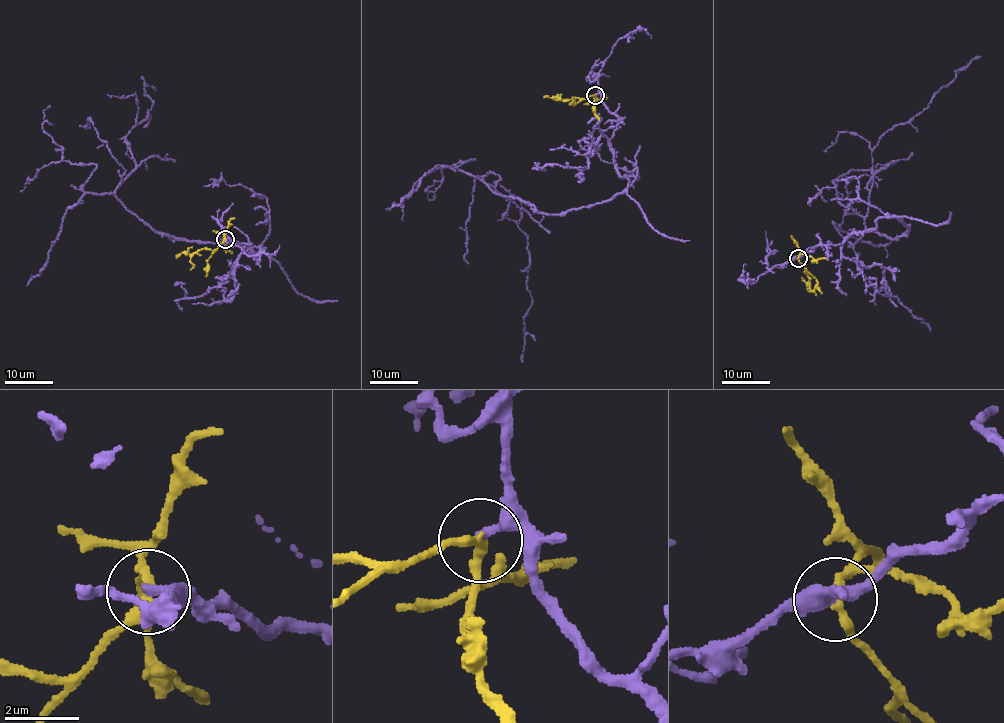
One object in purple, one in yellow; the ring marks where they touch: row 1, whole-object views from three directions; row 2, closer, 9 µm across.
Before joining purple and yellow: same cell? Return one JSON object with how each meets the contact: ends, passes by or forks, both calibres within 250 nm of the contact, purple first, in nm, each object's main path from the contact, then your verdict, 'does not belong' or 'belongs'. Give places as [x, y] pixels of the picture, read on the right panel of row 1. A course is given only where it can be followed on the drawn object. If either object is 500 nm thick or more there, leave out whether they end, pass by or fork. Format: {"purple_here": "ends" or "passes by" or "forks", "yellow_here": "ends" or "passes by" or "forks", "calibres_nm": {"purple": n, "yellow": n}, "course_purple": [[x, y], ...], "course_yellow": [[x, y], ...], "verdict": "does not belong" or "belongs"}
{"purple_here": "ends", "yellow_here": "passes by", "calibres_nm": {"purple": 260, "yellow": 240}, "course_purple": [[798, 258], [869, 232], [879, 218], [896, 216], [909, 233], [894, 240], [868, 230], [871, 153], [981, 56]], "course_yellow": [[798, 258], [805, 270], [809, 292]], "verdict": "belongs"}

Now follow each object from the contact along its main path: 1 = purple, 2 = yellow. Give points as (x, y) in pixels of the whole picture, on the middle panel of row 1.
1: (594, 95), (618, 118), (626, 189), (542, 214), (488, 186), (526, 236), (523, 362)
2: (594, 95), (566, 99), (543, 97)

